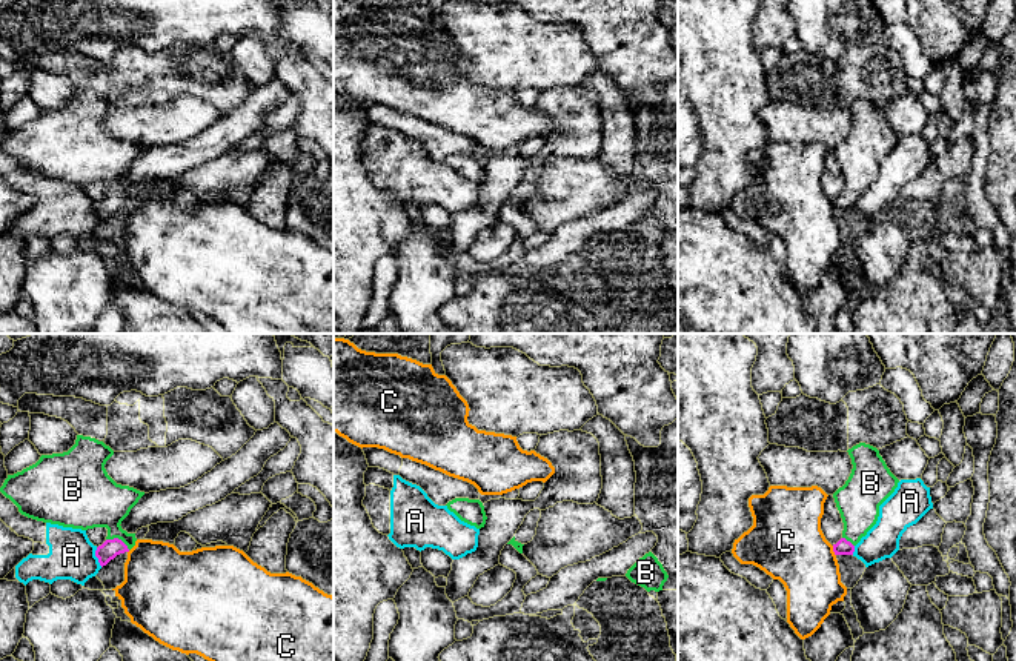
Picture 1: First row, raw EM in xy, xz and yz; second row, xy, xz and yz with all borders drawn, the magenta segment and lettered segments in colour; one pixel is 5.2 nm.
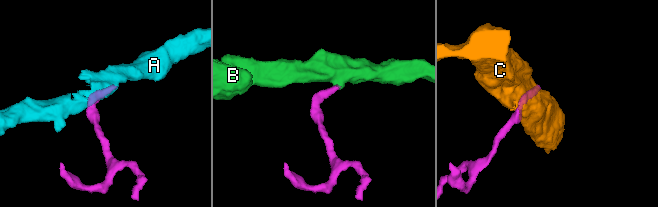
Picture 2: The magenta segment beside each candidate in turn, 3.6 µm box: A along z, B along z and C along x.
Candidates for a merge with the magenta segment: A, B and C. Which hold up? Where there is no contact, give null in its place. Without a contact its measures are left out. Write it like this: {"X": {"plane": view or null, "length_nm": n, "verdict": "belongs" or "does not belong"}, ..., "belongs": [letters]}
{"A": {"plane": "xy", "length_nm": 110, "verdict": "does not belong"}, "B": {"plane": "xy", "length_nm": 140, "verdict": "belongs"}, "C": {"plane": "yz", "length_nm": 60, "verdict": "does not belong"}, "belongs": ["B"]}

